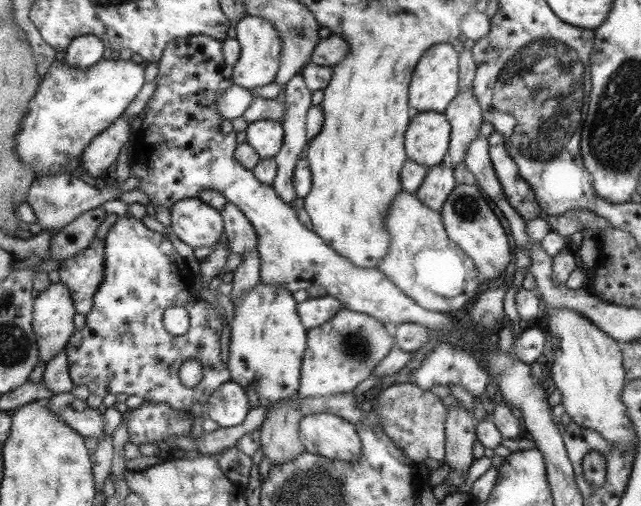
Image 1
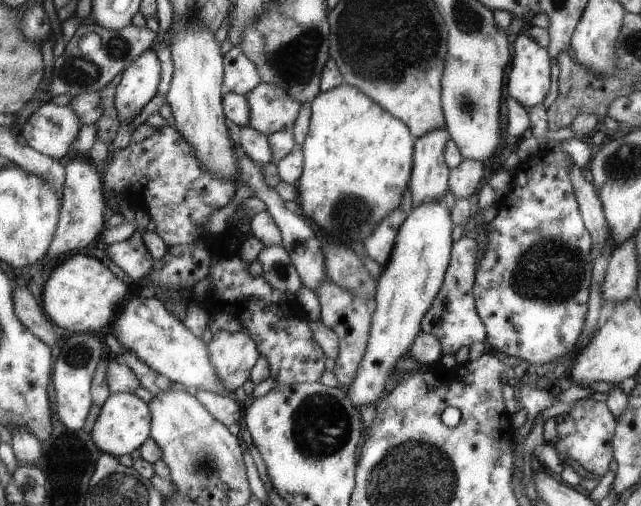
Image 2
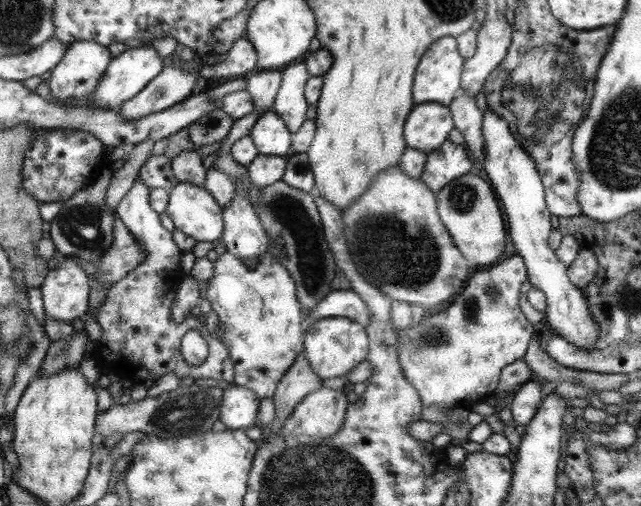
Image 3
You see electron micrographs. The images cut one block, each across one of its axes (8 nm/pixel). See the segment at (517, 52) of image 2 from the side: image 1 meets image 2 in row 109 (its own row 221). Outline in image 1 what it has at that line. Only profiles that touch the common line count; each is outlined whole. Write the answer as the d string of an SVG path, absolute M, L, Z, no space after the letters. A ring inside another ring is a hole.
M494 130L487 139L490 145L488 148L490 161L492 161L492 167L502 185L508 203L526 223L538 219L542 214L541 205L537 204L533 187L521 175L520 165L510 156L505 147L505 137Z

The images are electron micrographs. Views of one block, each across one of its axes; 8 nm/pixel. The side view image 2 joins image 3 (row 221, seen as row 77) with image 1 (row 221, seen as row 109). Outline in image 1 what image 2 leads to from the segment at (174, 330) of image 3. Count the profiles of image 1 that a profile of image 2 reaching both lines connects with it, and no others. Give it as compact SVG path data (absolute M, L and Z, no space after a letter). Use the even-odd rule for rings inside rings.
M128 215L120 217L109 230L105 242L103 282L94 294L92 310L86 314L84 328L75 331L65 349L72 383L74 386L86 384L90 394L102 398L106 394L136 394L144 401L163 402L178 410L190 410L194 401L206 406L218 387L232 380L229 367L222 361L220 339L224 313L216 312L200 298L200 292L192 284L195 275L173 243L163 234L149 230L141 219ZM172 306L188 309L190 322L186 335L174 337L164 328L164 311ZM190 358L200 361L204 367L202 380L194 388L184 386L179 377L182 363Z

